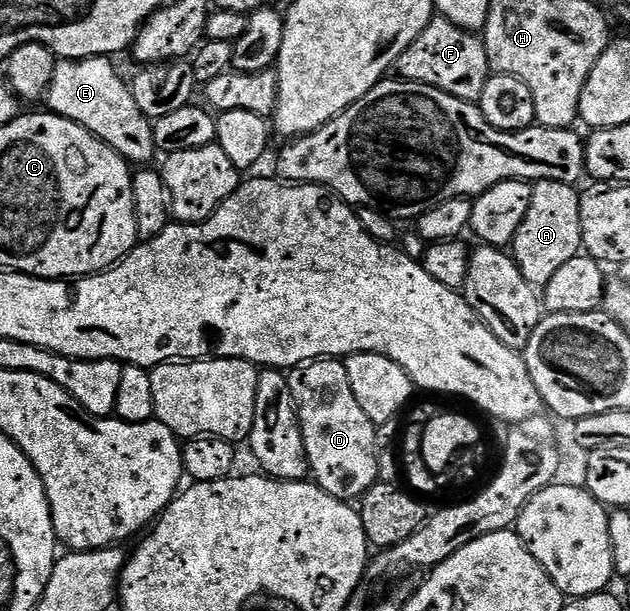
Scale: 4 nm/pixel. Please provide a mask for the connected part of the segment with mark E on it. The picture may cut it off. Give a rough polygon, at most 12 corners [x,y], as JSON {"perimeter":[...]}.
{"perimeter":[[106,57],[60,60],[46,108],[132,166],[157,157],[152,118]]}

